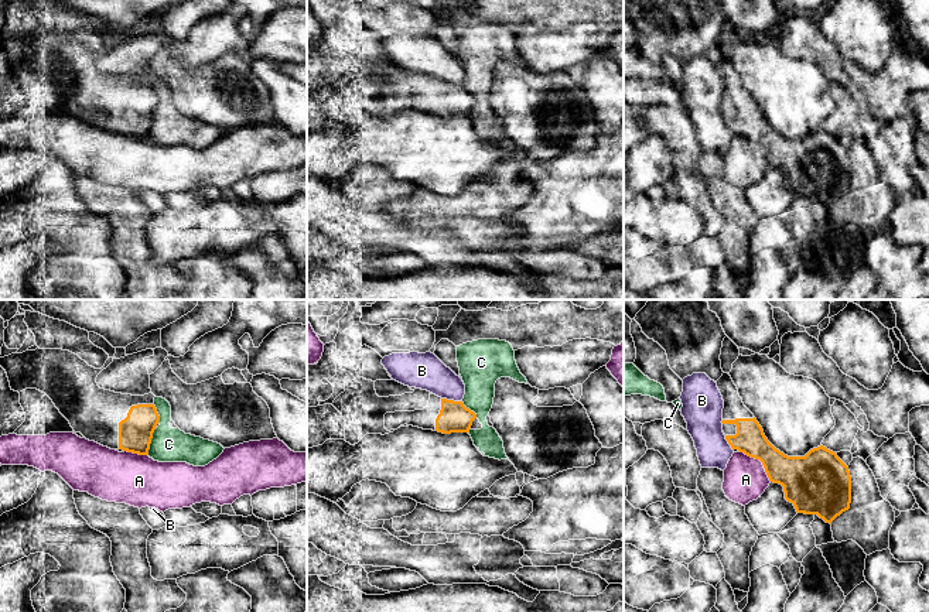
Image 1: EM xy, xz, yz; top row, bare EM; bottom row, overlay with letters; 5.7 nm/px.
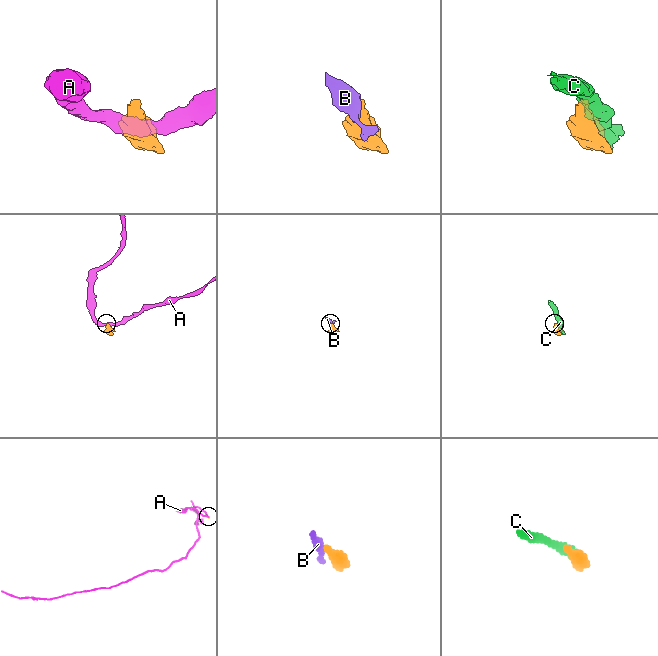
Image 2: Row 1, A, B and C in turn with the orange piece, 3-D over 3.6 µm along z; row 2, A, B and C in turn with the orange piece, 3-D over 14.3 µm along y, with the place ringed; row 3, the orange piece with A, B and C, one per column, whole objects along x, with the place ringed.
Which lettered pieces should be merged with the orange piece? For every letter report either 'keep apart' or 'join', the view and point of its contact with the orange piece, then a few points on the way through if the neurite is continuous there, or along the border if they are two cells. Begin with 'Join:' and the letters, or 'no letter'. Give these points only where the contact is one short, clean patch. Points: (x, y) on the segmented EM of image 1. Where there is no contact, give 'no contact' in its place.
Join: no letter
A: keep apart; contact yz (760, 460); border yz (738, 450), (757, 458), (771, 481)
B: keep apart; contact xz (451, 400); border xz (441, 397), (461, 402)
C: keep apart; contact xy (150, 441)

